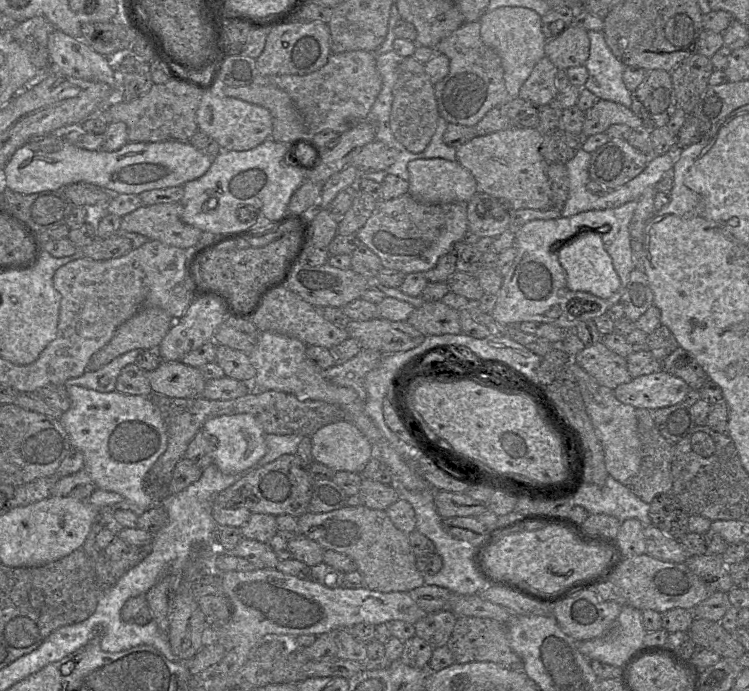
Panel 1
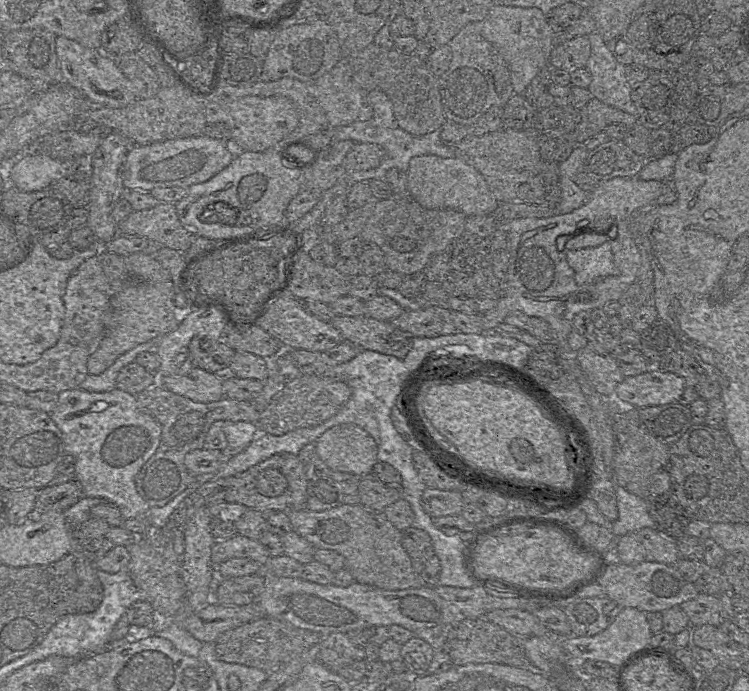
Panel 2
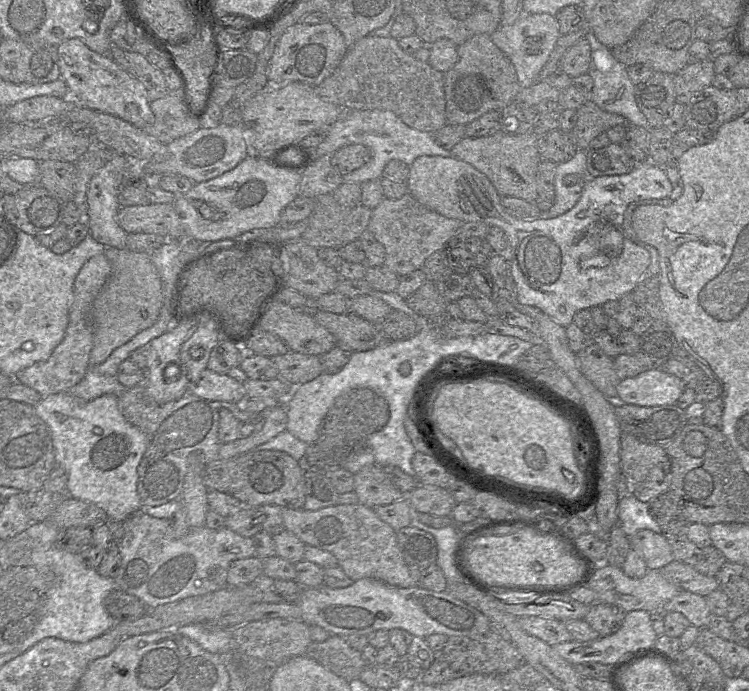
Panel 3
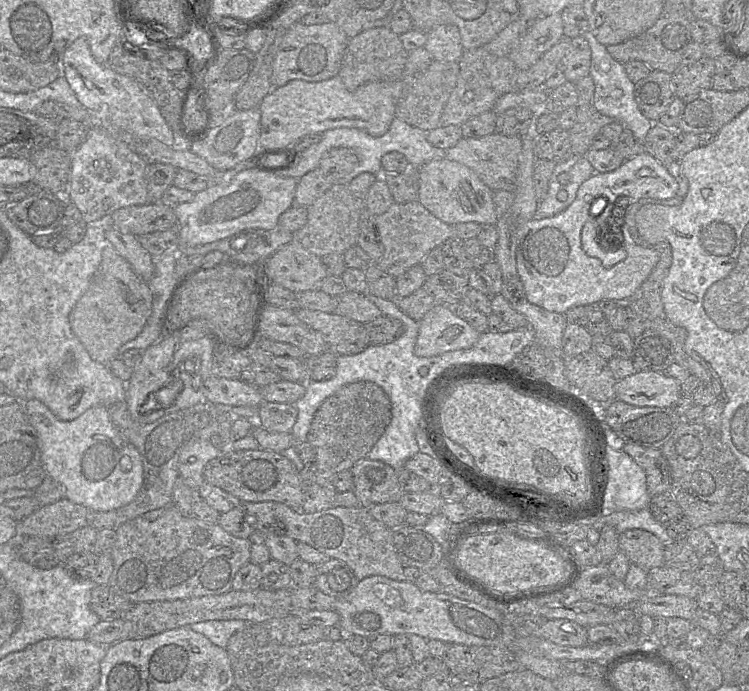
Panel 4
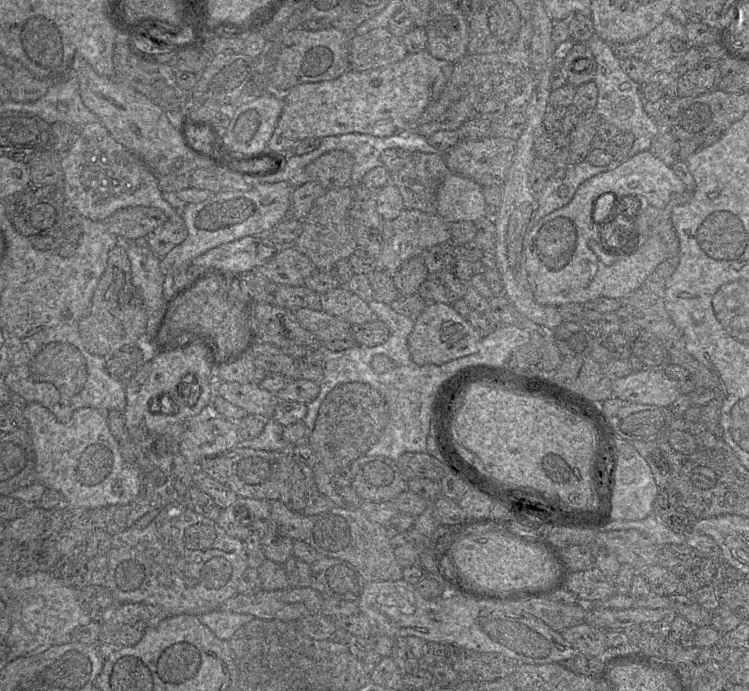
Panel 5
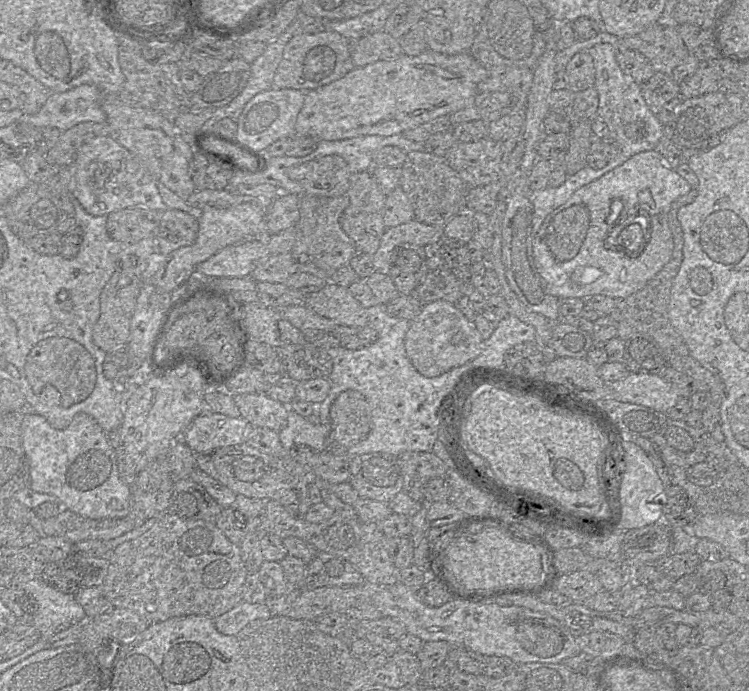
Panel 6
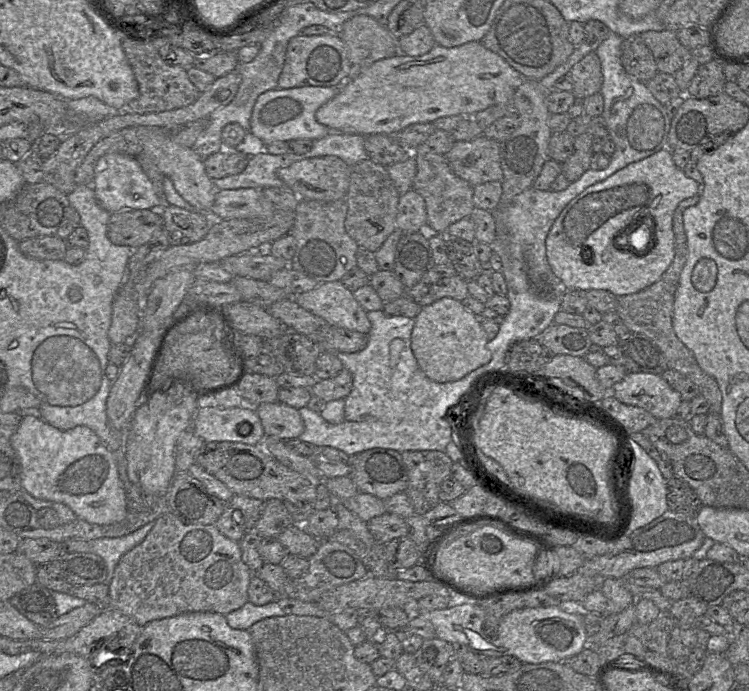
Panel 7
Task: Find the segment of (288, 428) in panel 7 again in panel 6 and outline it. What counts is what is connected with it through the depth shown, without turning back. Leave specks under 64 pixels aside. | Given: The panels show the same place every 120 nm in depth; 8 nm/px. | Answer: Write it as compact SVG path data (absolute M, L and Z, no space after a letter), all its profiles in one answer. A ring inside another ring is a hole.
M265 392L233 395L240 416L249 424L279 432L287 425L289 407Z

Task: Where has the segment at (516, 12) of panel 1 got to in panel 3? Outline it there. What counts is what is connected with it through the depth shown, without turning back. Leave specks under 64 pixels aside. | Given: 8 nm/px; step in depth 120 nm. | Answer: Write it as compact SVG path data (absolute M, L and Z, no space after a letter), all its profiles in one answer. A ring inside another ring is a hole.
M545 13L523 14L510 25L500 25L491 35L492 42L513 64L521 88L526 88L539 80L539 74L549 59L560 36L555 16Z

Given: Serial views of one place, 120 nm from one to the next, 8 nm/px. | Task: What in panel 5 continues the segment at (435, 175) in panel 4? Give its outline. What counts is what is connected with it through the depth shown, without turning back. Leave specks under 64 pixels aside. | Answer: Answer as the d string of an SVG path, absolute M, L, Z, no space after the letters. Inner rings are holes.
M449 173L437 191L437 214L449 224L488 216L483 187L470 178Z

